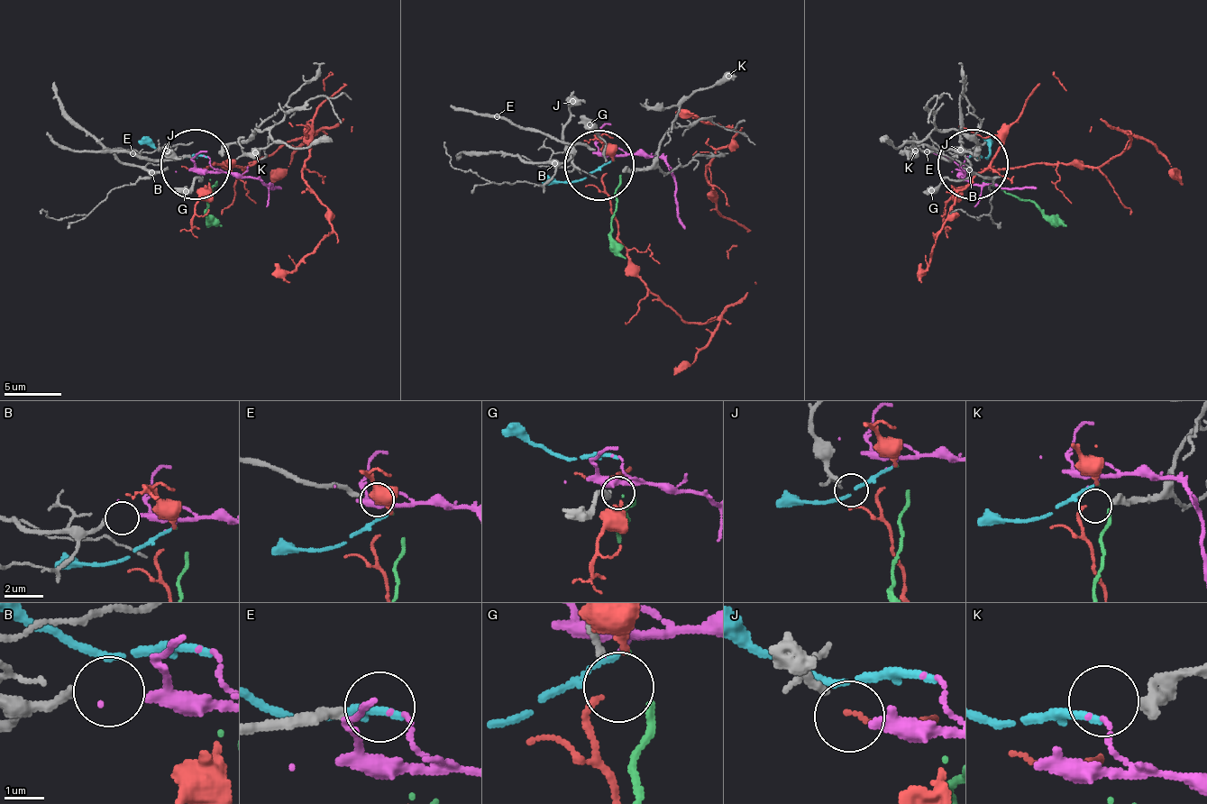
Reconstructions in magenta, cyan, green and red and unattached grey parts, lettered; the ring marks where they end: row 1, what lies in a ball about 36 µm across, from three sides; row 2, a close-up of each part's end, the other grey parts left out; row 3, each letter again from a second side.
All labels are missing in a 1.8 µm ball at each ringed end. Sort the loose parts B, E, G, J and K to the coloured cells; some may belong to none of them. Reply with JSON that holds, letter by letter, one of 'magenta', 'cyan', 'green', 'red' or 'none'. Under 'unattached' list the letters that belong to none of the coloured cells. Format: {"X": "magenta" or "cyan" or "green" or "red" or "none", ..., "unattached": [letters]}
{"B": "magenta", "E": "none", "G": "none", "J": "none", "K": "none", "unattached": ["E", "G", "J", "K"]}

